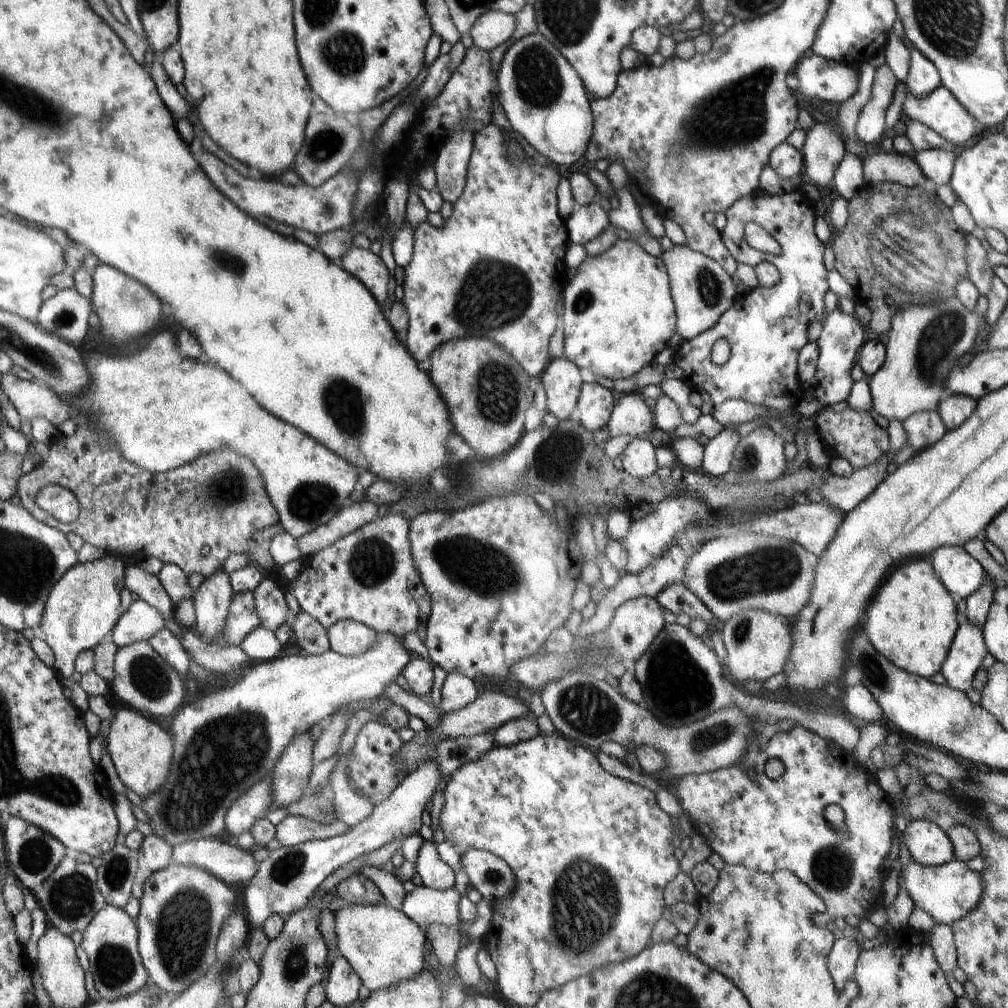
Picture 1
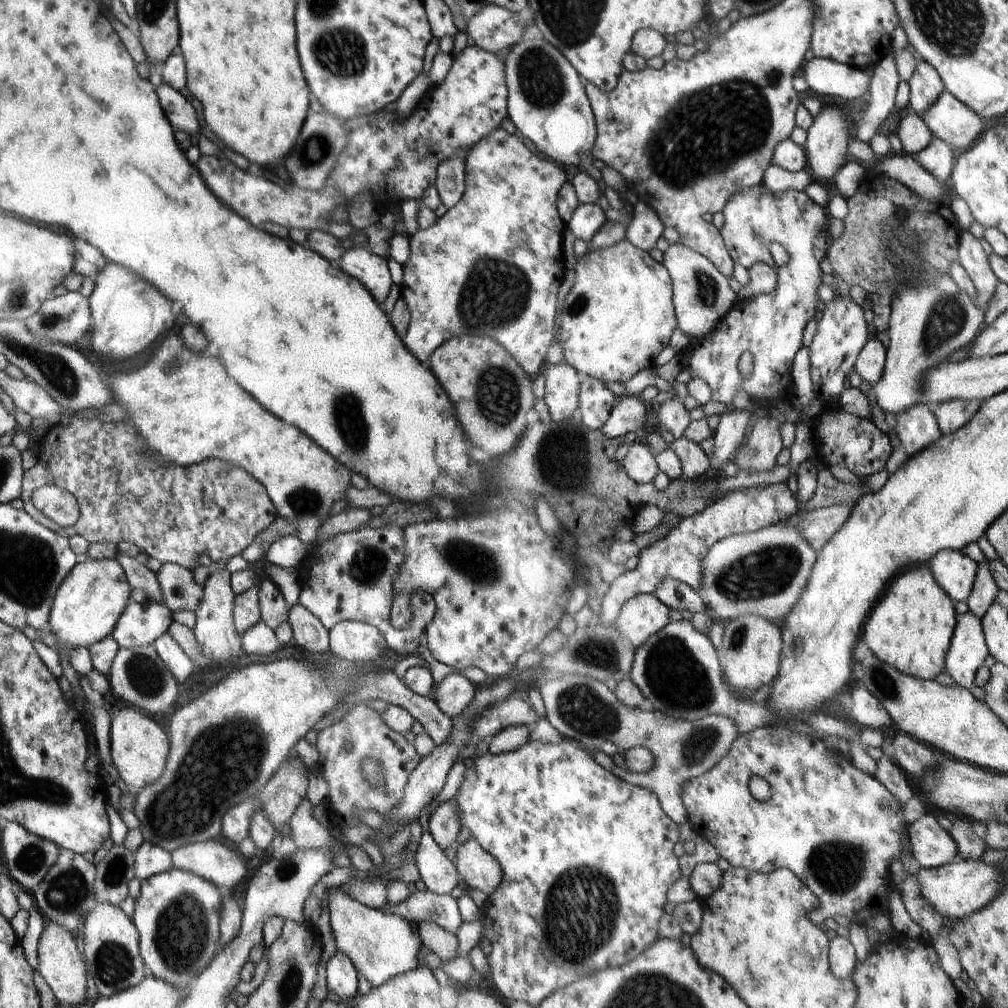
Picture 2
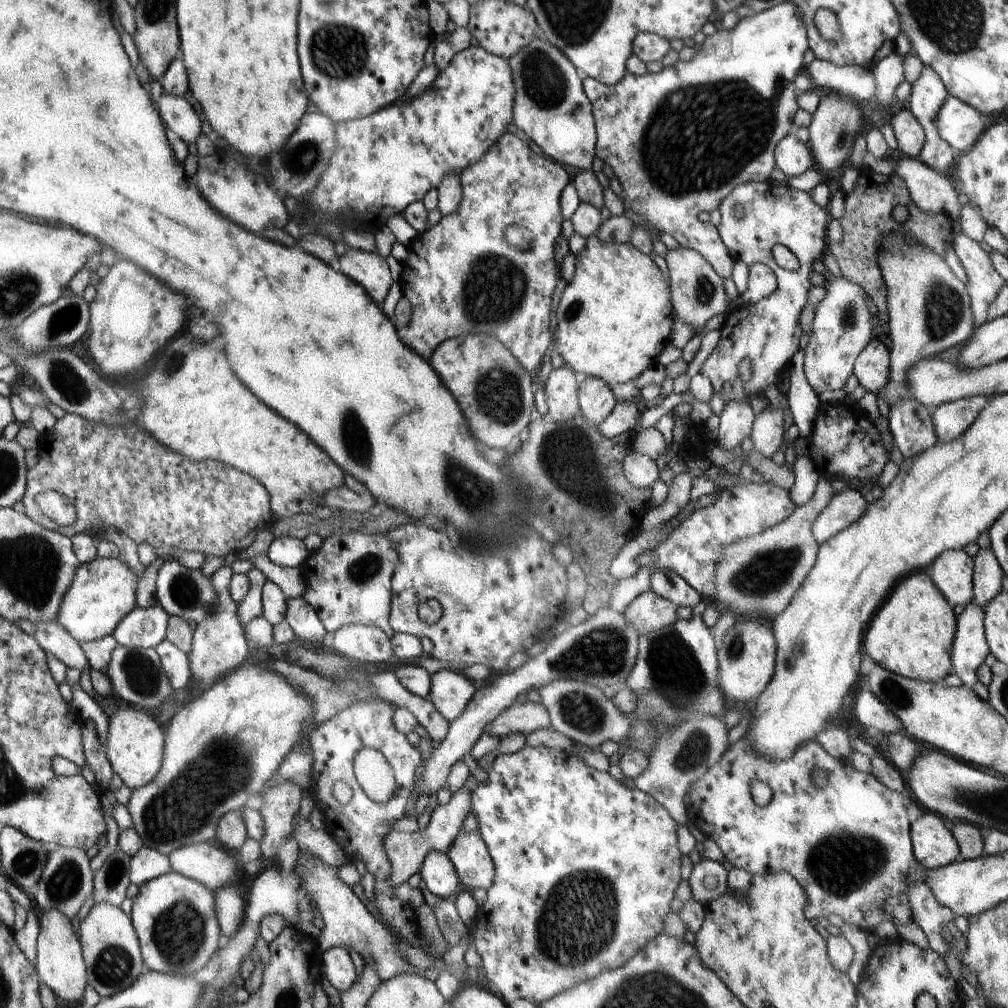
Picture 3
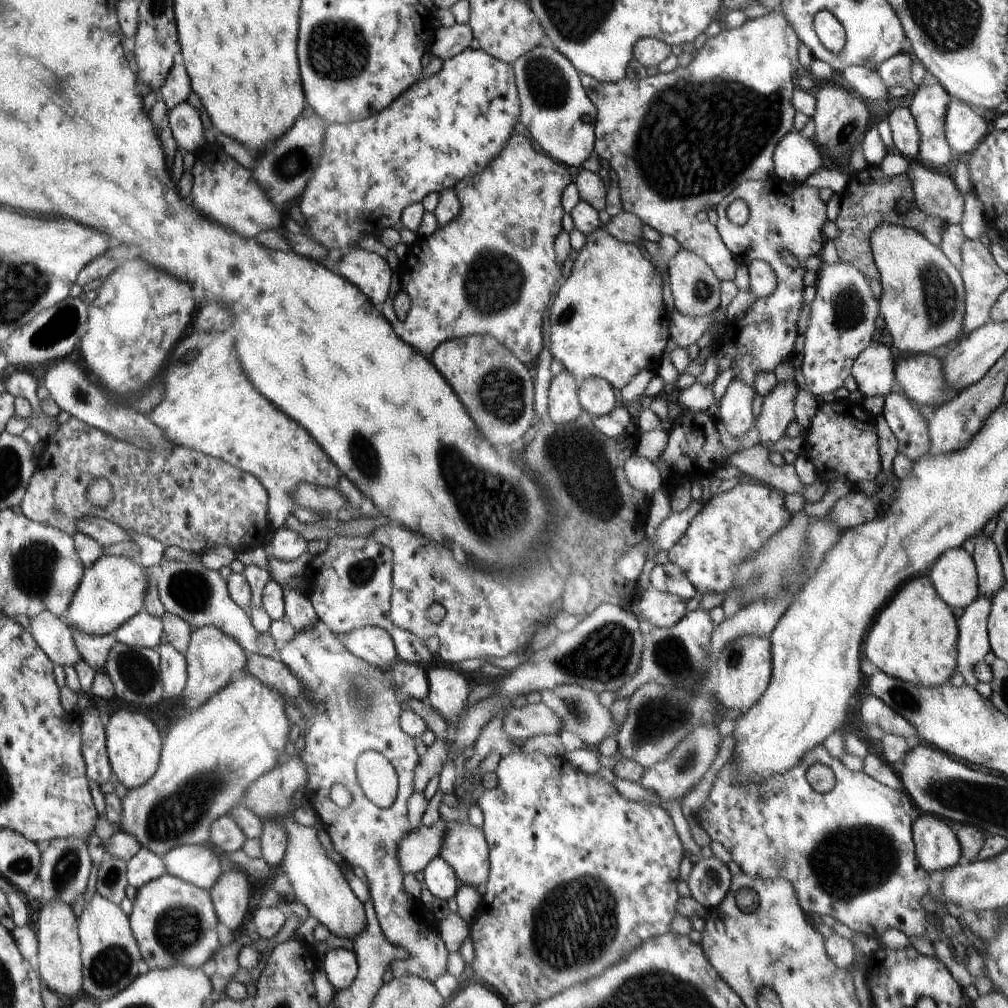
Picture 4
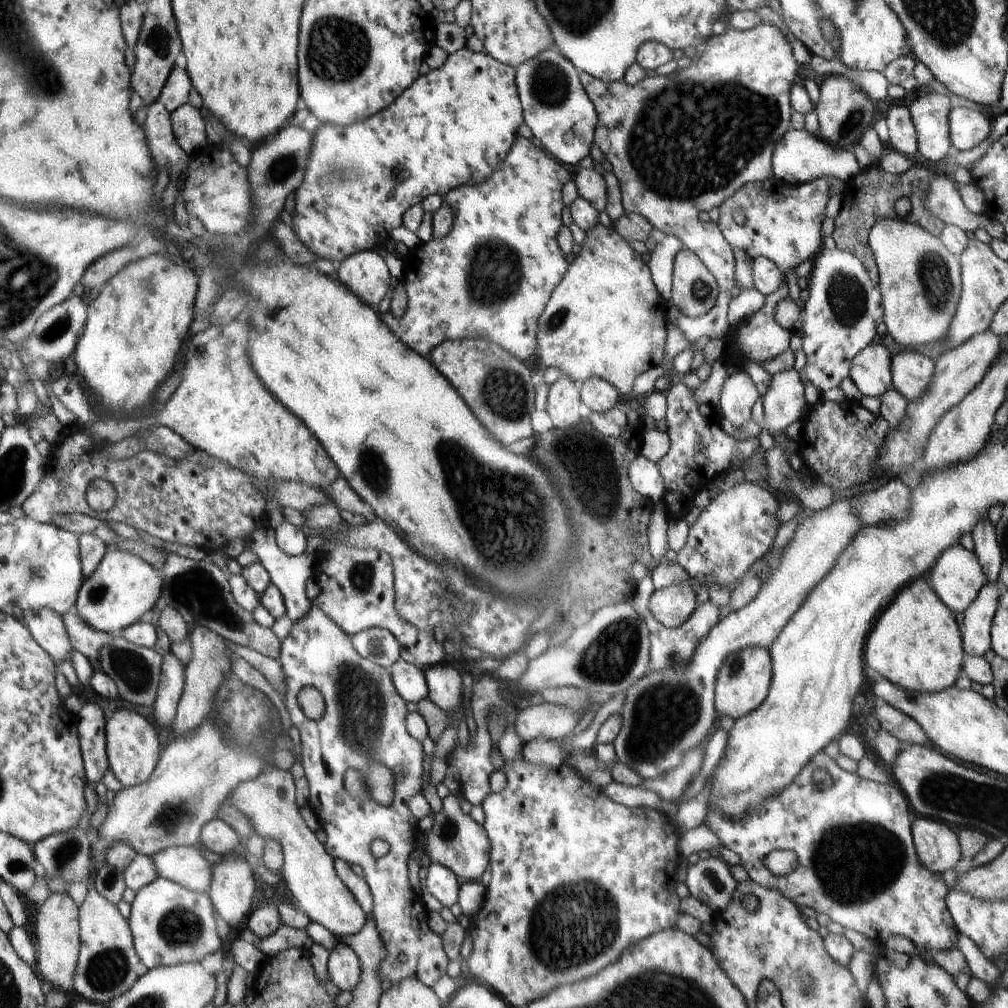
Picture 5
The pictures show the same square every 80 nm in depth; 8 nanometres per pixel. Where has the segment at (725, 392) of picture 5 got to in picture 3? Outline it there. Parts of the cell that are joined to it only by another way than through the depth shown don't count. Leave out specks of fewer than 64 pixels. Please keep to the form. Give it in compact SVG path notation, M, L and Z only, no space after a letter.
M729 396L725 401L724 409L719 414L720 424L715 441L723 449L731 451L750 436L755 415L746 399L737 400Z

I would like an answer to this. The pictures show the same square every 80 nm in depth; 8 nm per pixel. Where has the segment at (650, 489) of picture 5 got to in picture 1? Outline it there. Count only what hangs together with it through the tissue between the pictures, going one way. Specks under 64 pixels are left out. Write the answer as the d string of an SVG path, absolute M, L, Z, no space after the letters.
M645 436L634 437L620 458L623 470L633 478L649 478L657 472L656 448Z

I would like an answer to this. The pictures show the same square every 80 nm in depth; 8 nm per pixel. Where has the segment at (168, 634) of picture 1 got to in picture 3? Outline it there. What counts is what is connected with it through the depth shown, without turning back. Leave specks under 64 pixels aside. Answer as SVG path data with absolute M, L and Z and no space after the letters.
M164 639L154 650L159 654L161 665L170 684L174 690L187 688L191 677L189 658L177 646L168 639Z

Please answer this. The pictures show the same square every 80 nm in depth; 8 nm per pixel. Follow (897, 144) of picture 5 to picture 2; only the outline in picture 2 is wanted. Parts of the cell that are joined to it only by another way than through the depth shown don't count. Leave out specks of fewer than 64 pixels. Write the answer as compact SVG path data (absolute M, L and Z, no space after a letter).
M911 111L900 120L897 135L902 142L903 152L915 157L918 152L928 148L928 144L934 140L934 134L928 129L928 126Z

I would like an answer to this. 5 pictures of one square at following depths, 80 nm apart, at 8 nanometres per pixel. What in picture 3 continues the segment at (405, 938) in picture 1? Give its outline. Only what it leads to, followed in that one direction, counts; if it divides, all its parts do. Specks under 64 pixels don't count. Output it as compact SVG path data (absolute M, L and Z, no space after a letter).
M299 848L299 855L295 862L293 872L297 875L300 883L301 895L310 898L310 909L324 921L324 929L320 936L314 940L320 952L325 953L332 947L352 948L364 961L370 959L376 964L376 970L381 981L390 980L400 973L416 972L418 969L402 958L399 946L402 944L393 935L379 918L372 914L363 901L352 889L338 877L336 868L322 862L317 856Z

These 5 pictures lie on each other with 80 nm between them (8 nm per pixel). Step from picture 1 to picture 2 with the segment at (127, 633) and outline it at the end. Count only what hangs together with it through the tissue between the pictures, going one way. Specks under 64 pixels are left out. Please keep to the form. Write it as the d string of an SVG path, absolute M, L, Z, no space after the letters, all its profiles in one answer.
M131 601L120 616L111 638L119 648L135 648L154 644L168 632L173 613L163 604Z

